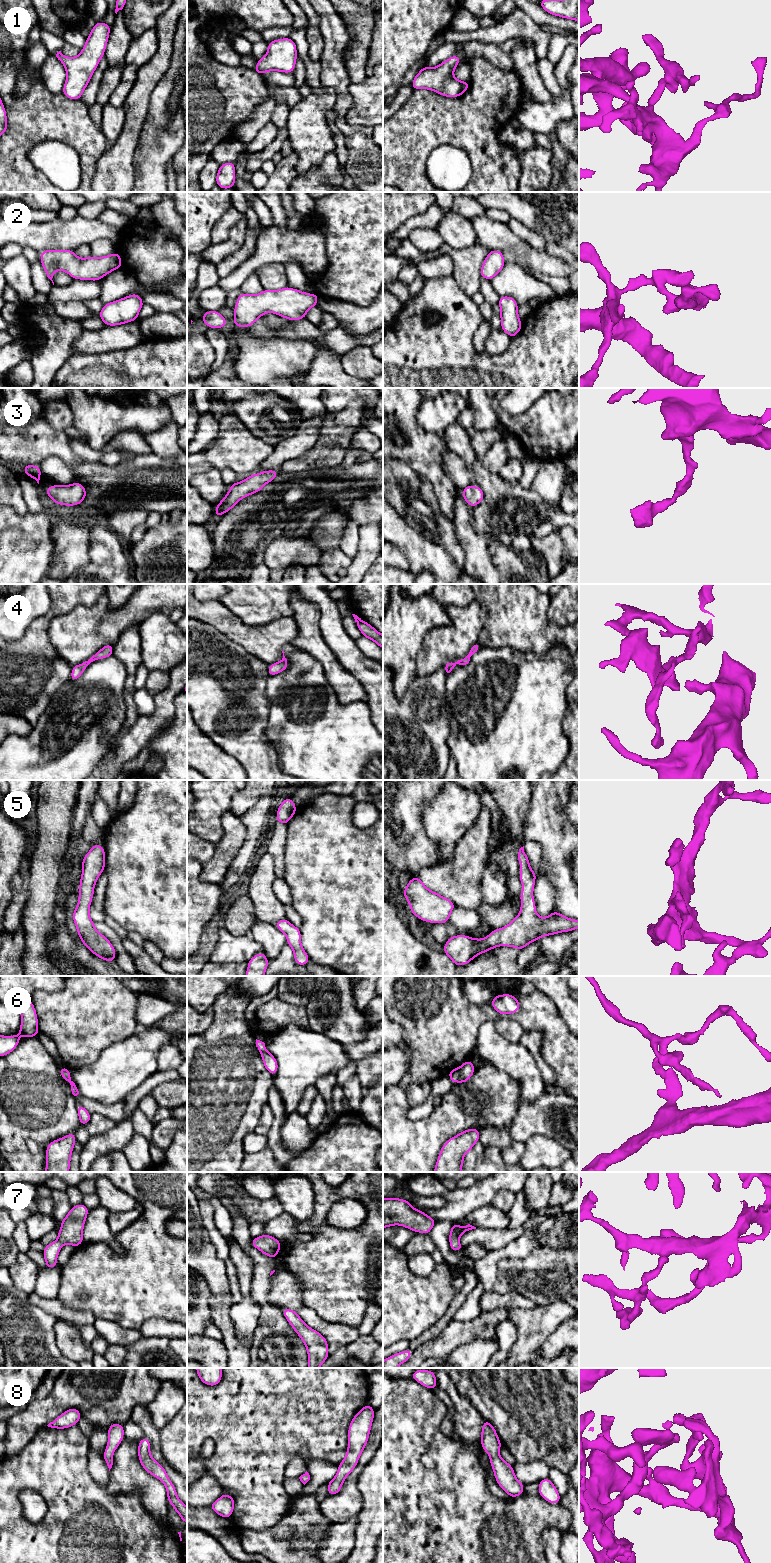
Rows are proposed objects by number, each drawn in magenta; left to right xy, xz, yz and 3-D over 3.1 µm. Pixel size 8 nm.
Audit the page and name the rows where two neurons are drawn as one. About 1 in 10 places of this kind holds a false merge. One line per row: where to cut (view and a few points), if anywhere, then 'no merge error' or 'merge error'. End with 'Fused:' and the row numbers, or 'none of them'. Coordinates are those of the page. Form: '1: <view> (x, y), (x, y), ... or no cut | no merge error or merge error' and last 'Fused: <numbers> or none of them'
1: no cut | no merge error
2: no cut | no merge error
3: no cut | no merge error
4: no cut | no merge error
5: no cut | no merge error
6: yz (457, 1068), (458, 1081) | merge error
7: no cut | no merge error
8: no cut | no merge error
Fused: 6

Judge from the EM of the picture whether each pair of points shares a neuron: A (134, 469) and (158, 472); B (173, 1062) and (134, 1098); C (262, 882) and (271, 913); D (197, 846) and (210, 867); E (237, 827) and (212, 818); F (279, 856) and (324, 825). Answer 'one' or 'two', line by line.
A: one
B: two
C: one
D: two
E: two
F: two

